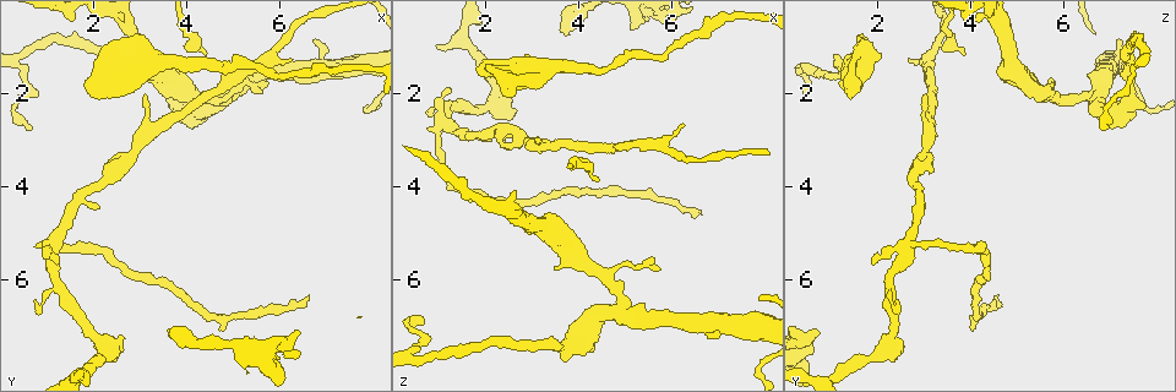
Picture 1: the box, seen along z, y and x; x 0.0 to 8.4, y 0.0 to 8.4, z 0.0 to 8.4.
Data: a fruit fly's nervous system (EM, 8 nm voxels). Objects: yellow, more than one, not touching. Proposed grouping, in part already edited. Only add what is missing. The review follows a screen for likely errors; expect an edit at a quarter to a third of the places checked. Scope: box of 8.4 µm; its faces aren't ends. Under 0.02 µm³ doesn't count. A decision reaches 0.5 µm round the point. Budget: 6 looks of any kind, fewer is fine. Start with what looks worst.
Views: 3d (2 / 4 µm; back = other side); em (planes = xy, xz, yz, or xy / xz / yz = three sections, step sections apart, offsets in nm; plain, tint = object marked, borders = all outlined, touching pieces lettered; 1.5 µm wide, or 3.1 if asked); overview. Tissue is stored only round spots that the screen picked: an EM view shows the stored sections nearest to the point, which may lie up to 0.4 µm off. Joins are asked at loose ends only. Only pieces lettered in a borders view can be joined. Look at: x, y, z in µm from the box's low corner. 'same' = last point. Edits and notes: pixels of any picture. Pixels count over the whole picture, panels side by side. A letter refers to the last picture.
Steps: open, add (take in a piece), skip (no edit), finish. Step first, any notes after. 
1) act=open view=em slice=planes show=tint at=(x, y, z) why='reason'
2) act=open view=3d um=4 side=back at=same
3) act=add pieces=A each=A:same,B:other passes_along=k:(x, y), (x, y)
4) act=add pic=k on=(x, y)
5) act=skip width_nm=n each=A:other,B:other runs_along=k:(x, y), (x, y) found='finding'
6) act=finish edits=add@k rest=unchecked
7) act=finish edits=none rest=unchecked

act=open view=em slice=xz step=4 show=borders at=(3.65, 7.05, 0.75) why='free end'

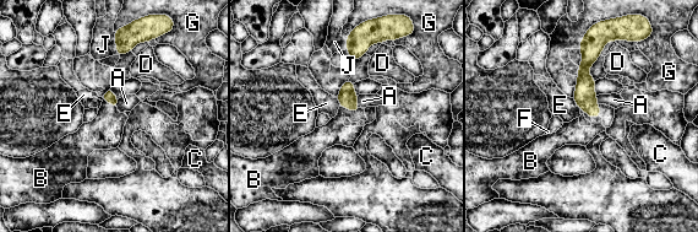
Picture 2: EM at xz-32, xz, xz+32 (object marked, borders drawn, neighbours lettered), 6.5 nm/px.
act=open view=em slice=planes show=borders at=same

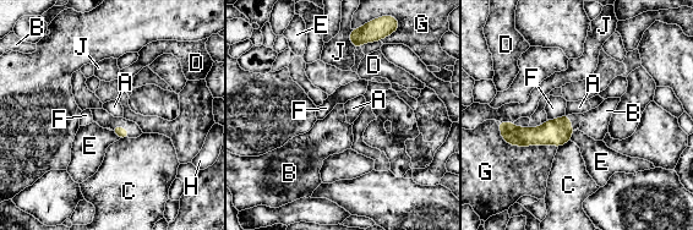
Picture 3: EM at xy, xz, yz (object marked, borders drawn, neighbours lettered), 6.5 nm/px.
act=add pieces=B each=A:other,B:same,C:other,D:other,E:other,F:other,G:other,H:other,J:other passes_along=3:(556, 132), (571, 122), (599, 119) found='it goes on there'

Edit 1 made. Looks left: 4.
act=open view=3d um=2 at=(5.70, 1.80, 5.80) why='tapers out'

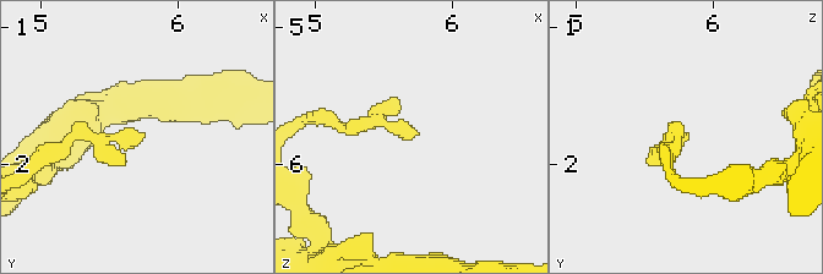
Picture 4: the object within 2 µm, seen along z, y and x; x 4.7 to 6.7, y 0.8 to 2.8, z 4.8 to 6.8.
act=open view=em slice=planes show=plain at=(5.72, 1.76, 5.80) why='now the EM'

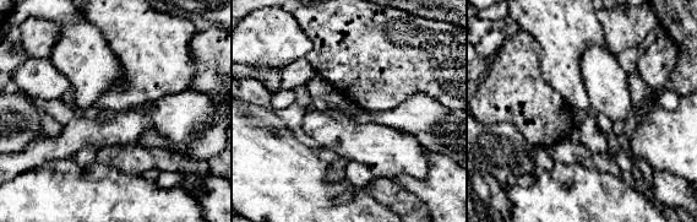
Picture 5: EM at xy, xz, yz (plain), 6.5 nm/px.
act=open view=em slice=planes show=borders at=same

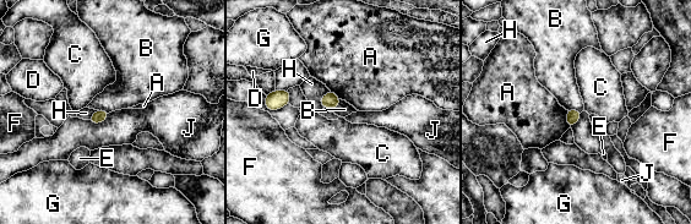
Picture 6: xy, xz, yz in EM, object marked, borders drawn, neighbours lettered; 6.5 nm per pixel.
act=skip width_nm=80 each=A:other,B:other,C:other,D:other,E:other,F:other,G:other,H:other,J:other found='none of them fits'

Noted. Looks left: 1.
act=finish edits=add@3 rest=unchecked

